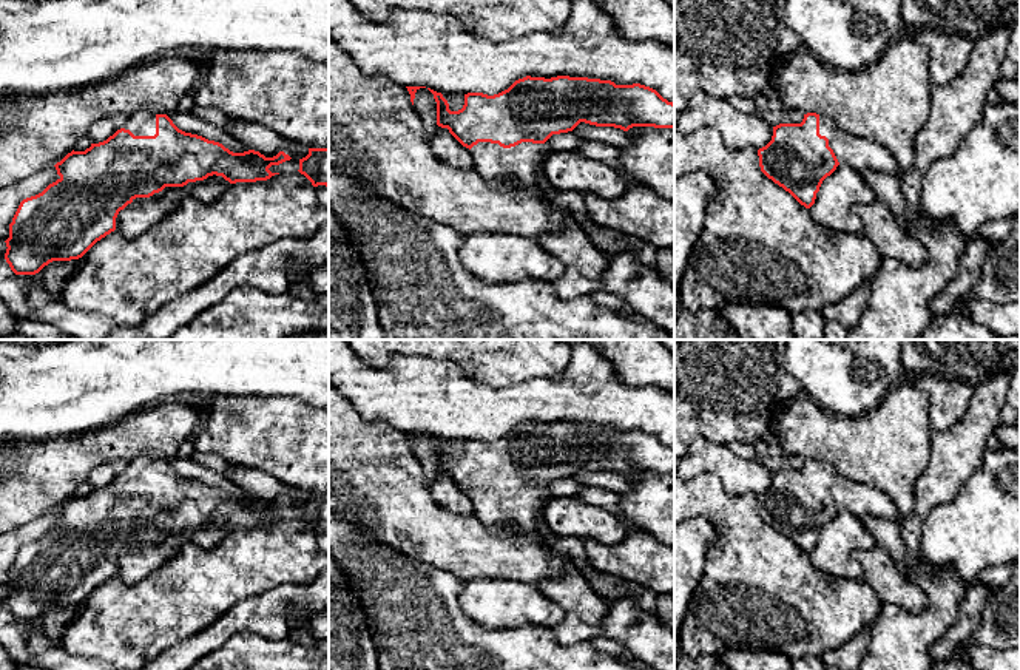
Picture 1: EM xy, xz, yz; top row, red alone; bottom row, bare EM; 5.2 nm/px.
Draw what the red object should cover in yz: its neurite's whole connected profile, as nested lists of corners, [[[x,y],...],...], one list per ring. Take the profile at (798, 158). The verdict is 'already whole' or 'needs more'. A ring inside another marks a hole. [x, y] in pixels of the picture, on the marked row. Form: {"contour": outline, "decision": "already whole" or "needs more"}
{"contour": [[[804,114],[801,124],[773,127],[772,140],[758,150],[761,171],[810,208],[822,181],[838,165],[901,176],[880,144],[841,130],[830,117]]], "decision": "needs more"}

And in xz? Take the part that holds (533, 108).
{"contour": [[[526,76],[494,96],[464,94],[464,105],[458,111],[449,110],[441,93],[427,90],[437,102],[437,125],[448,128],[463,147],[471,150],[475,170],[483,179],[492,185],[522,184],[548,201],[551,201],[548,193],[537,184],[537,173],[545,168],[545,159],[549,153],[545,142],[552,134],[572,131],[580,122],[623,131],[633,127],[674,128],[674,103],[640,83],[616,85],[611,80],[588,77]]], "decision": "needs more"}

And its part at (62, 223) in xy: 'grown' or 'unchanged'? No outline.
grown

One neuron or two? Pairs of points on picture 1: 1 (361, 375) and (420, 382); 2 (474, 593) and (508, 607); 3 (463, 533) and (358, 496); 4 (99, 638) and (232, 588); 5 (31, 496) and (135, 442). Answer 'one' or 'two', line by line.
1: one
2: one
3: one
4: one
5: one

